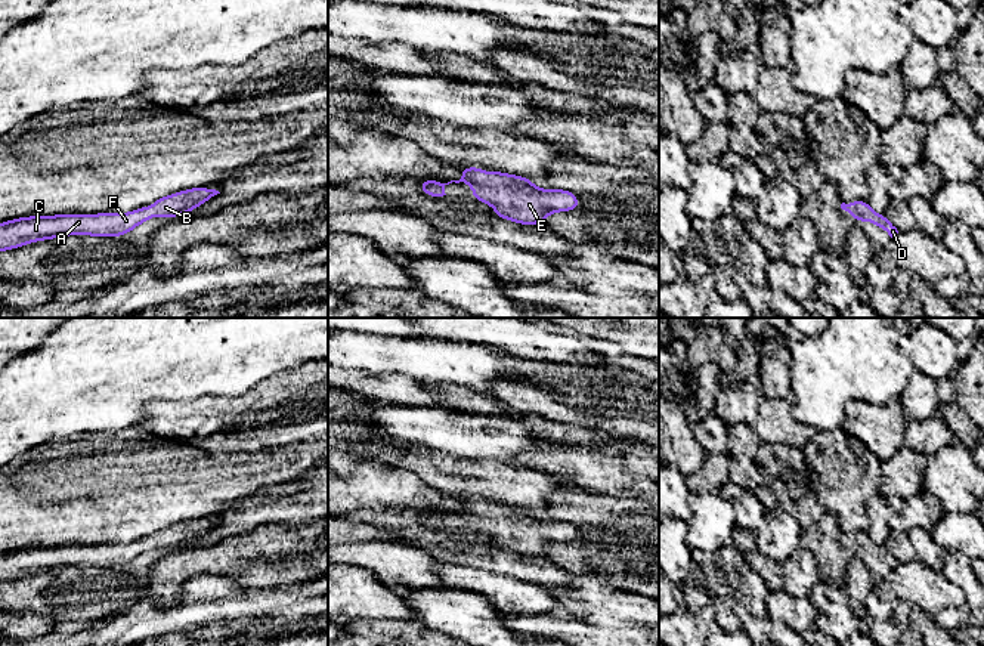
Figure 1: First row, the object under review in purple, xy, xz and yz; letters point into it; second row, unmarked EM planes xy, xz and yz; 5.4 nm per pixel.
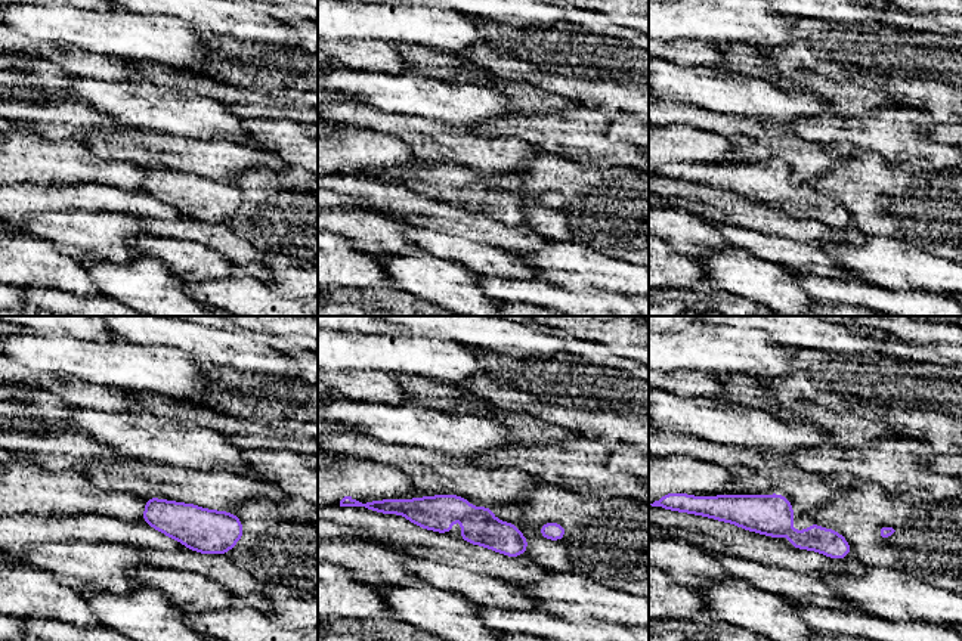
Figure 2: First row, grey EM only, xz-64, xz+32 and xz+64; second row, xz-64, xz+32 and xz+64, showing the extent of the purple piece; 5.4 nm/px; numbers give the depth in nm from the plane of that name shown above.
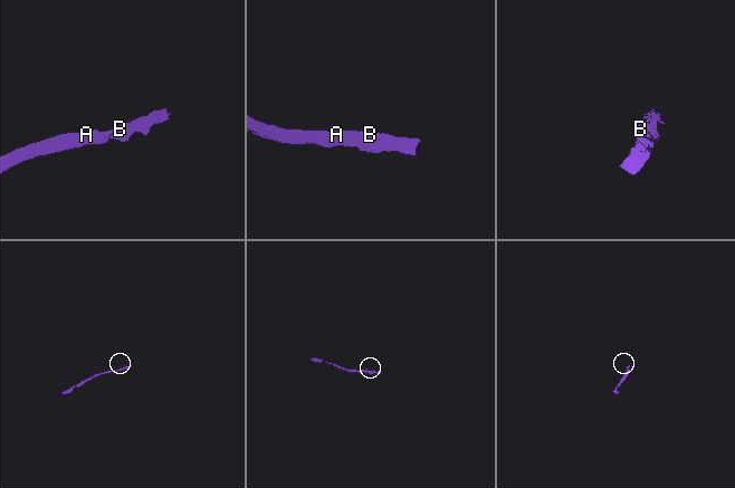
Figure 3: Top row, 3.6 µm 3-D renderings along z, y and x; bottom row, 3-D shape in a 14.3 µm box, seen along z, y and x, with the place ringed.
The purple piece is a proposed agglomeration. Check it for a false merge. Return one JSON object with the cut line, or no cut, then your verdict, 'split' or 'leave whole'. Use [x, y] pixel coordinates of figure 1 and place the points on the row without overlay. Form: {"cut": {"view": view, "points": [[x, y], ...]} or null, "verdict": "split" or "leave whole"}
{"cut": null, "verdict": "leave whole"}

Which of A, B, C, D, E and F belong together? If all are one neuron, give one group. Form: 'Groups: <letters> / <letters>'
Groups: A B C D E F

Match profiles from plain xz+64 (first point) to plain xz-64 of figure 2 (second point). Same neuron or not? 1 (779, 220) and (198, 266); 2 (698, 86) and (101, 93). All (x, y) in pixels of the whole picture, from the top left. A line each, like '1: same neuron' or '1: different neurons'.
1: different neurons
2: same neuron

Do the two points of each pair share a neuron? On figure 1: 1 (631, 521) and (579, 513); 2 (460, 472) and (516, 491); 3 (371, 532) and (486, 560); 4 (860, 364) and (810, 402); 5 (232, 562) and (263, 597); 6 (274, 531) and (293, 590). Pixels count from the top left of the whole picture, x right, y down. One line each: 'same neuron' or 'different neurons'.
1: same neuron
2: same neuron
3: different neurons
4: same neuron
5: different neurons
6: different neurons

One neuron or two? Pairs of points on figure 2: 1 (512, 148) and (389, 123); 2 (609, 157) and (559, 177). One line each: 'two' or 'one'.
1: one
2: two

